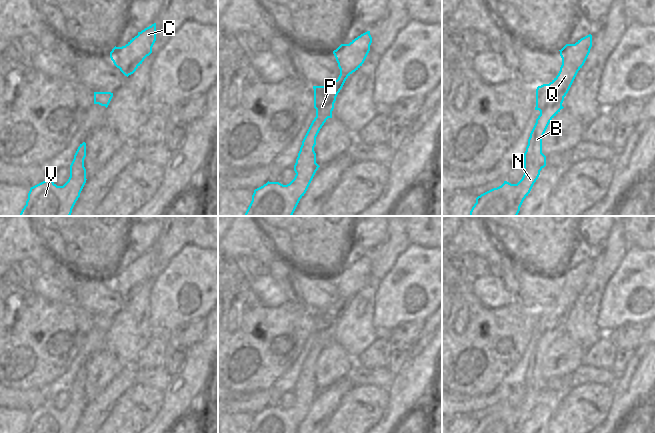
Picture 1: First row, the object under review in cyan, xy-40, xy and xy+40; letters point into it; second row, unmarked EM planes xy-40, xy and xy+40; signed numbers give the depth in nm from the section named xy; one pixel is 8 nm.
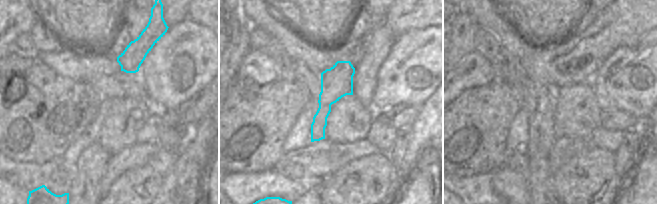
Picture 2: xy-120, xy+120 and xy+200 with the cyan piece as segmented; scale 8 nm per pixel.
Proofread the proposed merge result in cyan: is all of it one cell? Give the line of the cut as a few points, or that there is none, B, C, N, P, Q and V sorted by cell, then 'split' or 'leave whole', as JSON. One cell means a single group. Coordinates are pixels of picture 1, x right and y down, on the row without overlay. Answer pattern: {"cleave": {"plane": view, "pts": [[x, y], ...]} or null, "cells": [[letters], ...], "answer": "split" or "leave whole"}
{"cleave": null, "cells": [["B", "C", "N", "P", "Q", "V"]], "answer": "leave whole"}

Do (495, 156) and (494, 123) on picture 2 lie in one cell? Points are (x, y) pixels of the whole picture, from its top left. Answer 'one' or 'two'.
one

